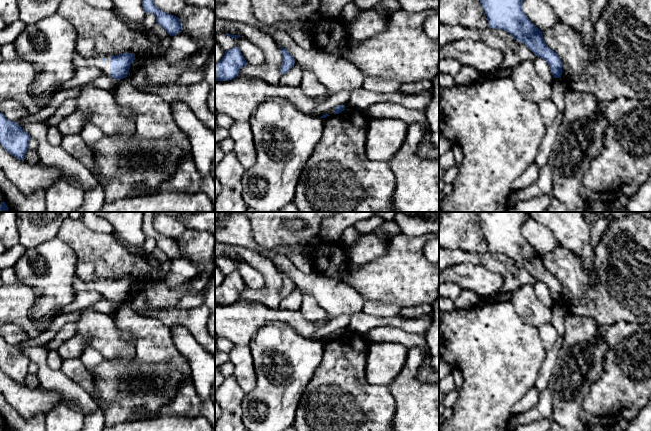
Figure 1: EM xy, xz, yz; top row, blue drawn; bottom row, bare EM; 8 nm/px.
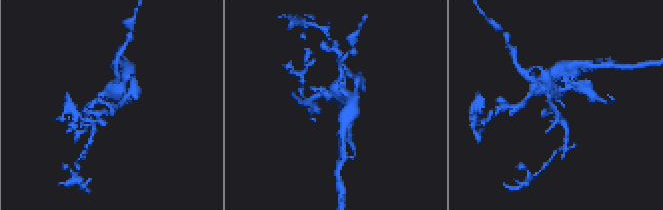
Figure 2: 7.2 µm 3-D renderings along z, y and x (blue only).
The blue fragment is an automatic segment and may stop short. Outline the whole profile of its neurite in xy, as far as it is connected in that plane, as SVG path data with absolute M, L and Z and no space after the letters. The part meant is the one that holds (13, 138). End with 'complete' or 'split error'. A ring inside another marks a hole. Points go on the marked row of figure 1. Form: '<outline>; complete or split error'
M0 113L0 144L8 153L19 160L24 160L30 139L30 135L17 122L8 120Z; complete

